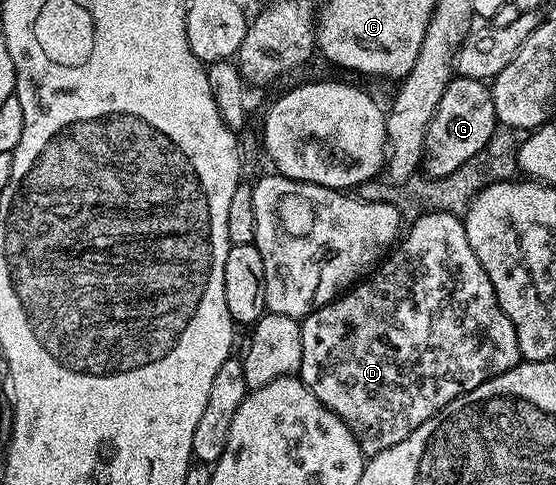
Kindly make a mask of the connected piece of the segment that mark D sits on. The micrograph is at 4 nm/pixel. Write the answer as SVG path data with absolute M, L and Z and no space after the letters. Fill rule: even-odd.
M428 211L425 215L411 220L409 227L412 228L409 229L408 236L406 231L395 250L371 274L349 287L339 299L327 303L322 309L300 320L302 365L298 378L310 389L310 393L314 393L314 397L318 397L318 401L322 401L322 405L326 405L338 417L342 417L342 421L352 430L360 451L366 457L382 453L382 449L390 449L390 445L398 445L398 441L406 441L406 437L410 437L410 433L414 433L418 425L434 417L450 401L454 401L459 395L478 389L478 385L482 385L486 380L506 373L522 359L514 325L498 305L494 285L490 285L490 277L486 277L486 269L482 269L478 257L474 257L474 249L470 249L463 218L450 211Z

